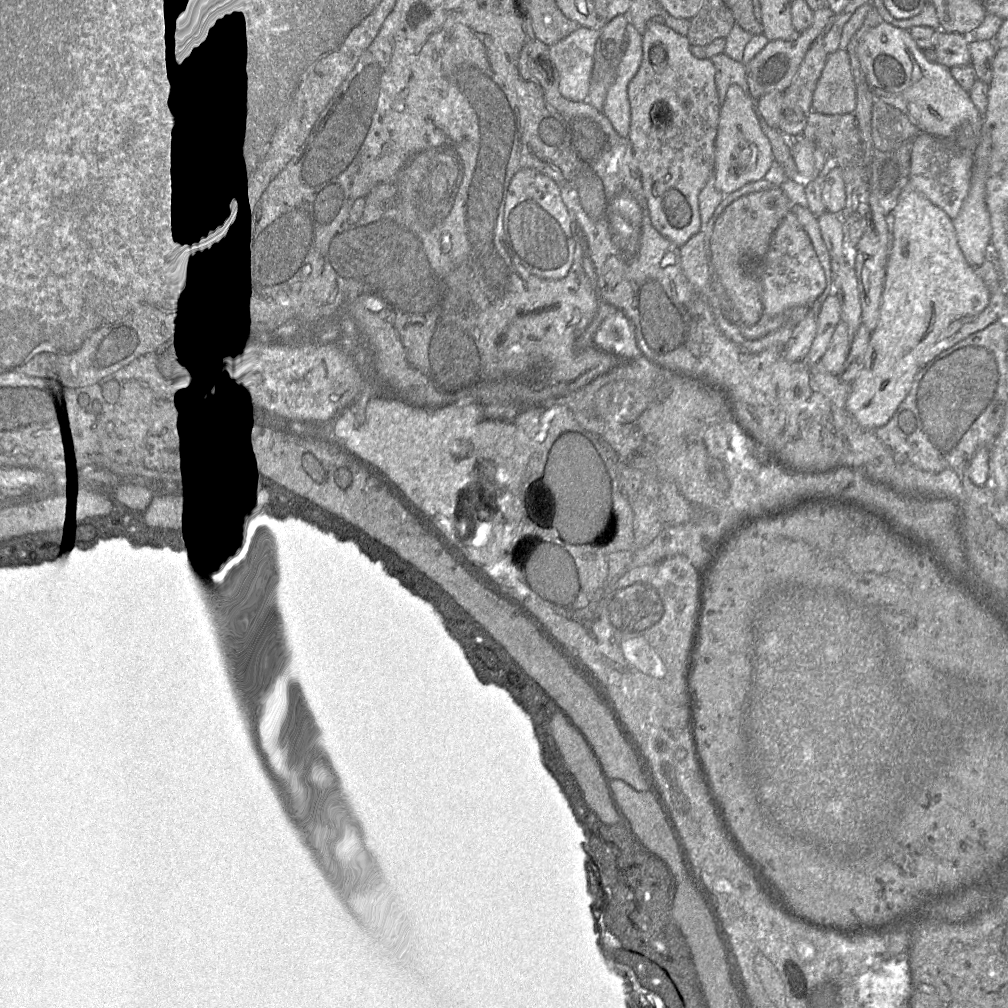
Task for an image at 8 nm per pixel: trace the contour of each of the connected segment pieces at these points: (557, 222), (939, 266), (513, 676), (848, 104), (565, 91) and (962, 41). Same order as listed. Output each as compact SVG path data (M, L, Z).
M529 168L514 175L506 196L504 241L511 257L536 276L558 280L568 275L577 247L571 216L554 180Z
M910 181L899 196L890 216L890 251L879 320L870 335L863 367L851 383L846 402L849 414L865 428L884 426L911 389L924 351L940 339L952 322L981 313L991 293L982 278L964 258L952 219L939 207L911 188Z
M357 538L360 542L358 542L360 547L364 547L364 549L367 551L367 554L371 554L372 556L374 556L374 561L375 561L375 556L381 556L381 562L383 562L385 570L387 572L387 574L391 577L396 578L397 580L399 580L399 582L401 583L401 585L409 590L414 596L417 596L427 602L429 602L434 609L437 611L437 613L442 617L443 622L446 626L446 629L449 633L449 635L452 637L452 639L454 641L456 641L461 648L464 651L464 654L468 660L468 662L470 663L471 667L473 668L476 677L478 678L478 680L484 684L484 685L497 685L505 690L507 690L509 692L509 694L511 695L511 697L514 699L514 701L521 706L532 718L536 718L536 717L543 717L543 715L550 715L550 714L555 714L556 711L561 711L559 709L559 707L556 705L556 703L554 702L554 700L526 673L526 671L520 666L520 664L510 655L510 653L507 651L507 649L503 646L502 643L500 643L494 636L493 634L484 626L482 625L479 621L477 621L465 608L463 608L438 582L436 582L435 580L433 580L431 577L429 577L425 572L423 572L422 570L420 570L416 565L414 565L412 562L408 561L407 559L403 558L397 551L395 551L392 547L384 544L383 542L372 538L371 542L367 542L364 541L362 539Z
M846 49L832 53L816 84L812 111L827 115L854 113L856 86Z
M579 27L550 47L554 74L559 77L559 91L570 101L587 101L599 37L599 28Z
M941 29L933 35L933 49L936 52L936 62L947 66L971 65L971 55L968 48L969 35L947 33Z

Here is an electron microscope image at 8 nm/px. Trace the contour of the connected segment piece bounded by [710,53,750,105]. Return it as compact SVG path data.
M724 53L710 58L715 66L715 83L718 91L720 105L723 104L727 90L732 84L739 85L750 95L746 79L746 66Z

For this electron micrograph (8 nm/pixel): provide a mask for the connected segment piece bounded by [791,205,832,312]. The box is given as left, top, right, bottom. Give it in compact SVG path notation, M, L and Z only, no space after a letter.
M793 205L791 212L796 215L798 221L809 236L819 262L825 272L826 288L818 299L810 306L809 311L819 312L824 300L830 295L832 288L831 256L822 238L818 217L808 207Z

